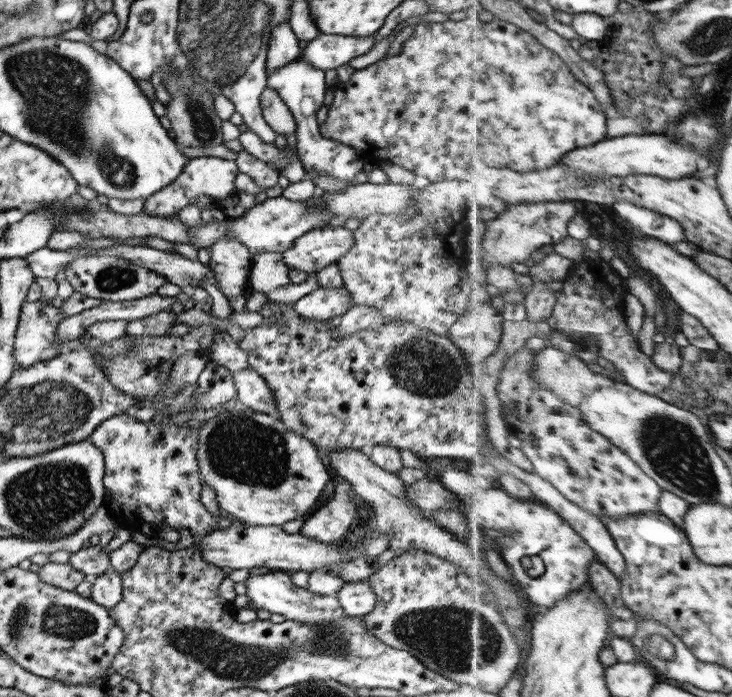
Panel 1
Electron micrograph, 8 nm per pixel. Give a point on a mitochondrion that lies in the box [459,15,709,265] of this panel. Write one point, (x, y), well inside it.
(657, 87)

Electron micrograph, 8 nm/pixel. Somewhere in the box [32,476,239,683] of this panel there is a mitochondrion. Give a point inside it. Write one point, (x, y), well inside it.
(67, 622)

